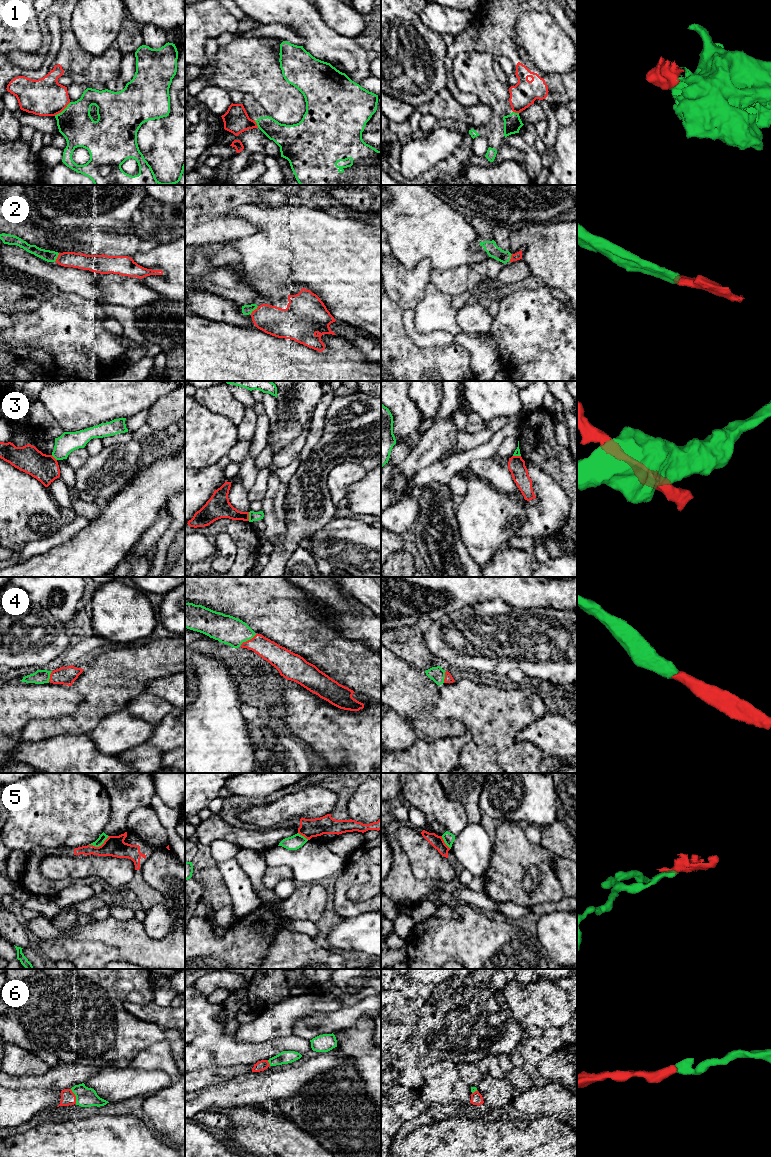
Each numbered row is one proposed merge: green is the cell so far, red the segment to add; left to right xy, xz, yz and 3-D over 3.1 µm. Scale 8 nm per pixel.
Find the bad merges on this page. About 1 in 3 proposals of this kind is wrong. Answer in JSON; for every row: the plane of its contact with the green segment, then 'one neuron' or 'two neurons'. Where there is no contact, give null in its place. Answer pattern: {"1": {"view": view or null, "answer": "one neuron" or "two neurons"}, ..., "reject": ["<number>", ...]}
{"1": {"view": "xy", "answer": "two neurons"}, "2": {"view": "xz", "answer": "one neuron"}, "3": {"view": "xz", "answer": "two neurons"}, "4": {"view": "xz", "answer": "one neuron"}, "5": {"view": "xy", "answer": "two neurons"}, "6": {"view": "xy", "answer": "one neuron"}, "reject": ["1", "3", "5"]}

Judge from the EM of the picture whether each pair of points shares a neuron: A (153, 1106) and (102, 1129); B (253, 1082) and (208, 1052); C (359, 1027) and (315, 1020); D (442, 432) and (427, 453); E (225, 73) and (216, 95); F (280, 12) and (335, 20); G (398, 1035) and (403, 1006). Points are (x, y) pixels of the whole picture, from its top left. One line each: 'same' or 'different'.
A: different
B: different
C: different
D: same
E: different
F: different
G: different

